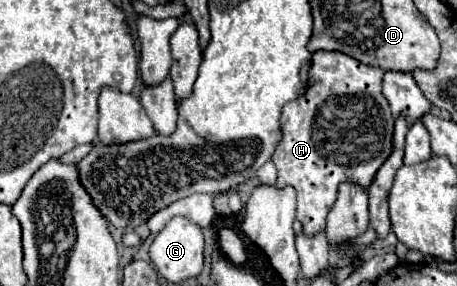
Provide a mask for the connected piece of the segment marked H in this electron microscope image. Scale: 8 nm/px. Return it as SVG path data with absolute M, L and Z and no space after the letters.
M315 51L309 69L307 91L303 97L289 101L281 113L283 139L273 153L273 163L279 171L277 187L293 187L297 191L297 219L303 223L305 235L315 235L325 229L325 219L333 203L337 201L337 187L343 181L357 183L367 189L393 151L393 127L395 117L387 99L381 93L381 81L385 71L379 67L363 65L361 61L341 51Z

